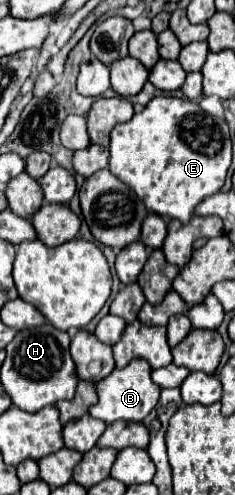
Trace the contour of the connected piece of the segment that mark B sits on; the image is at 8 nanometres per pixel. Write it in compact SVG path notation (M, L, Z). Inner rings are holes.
M135 358L131 364L127 364L127 368L113 370L111 376L97 382L99 402L93 408L89 408L89 414L103 420L105 424L111 424L117 420L141 422L155 408L159 400L159 390L161 388L151 380L151 366L145 360Z

